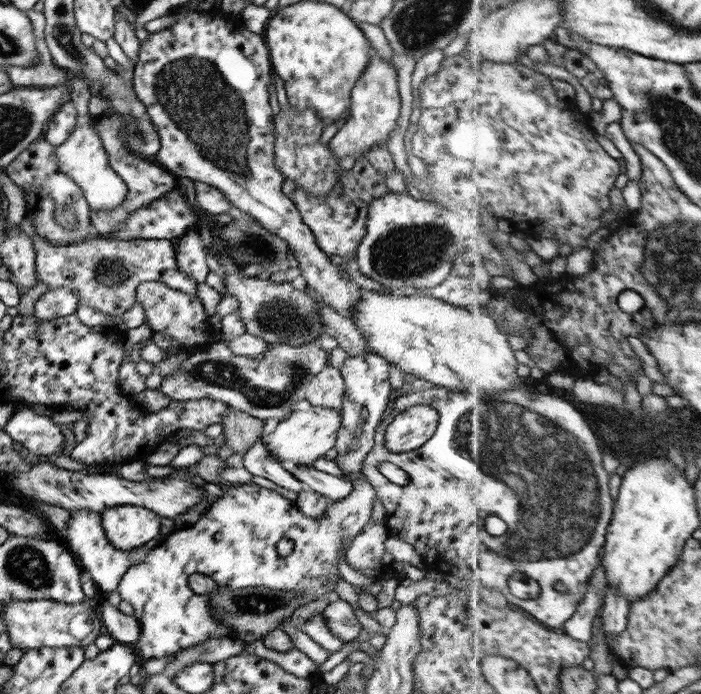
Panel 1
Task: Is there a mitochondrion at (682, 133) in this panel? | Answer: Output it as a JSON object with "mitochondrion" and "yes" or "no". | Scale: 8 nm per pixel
{"mitochondrion":"yes"}

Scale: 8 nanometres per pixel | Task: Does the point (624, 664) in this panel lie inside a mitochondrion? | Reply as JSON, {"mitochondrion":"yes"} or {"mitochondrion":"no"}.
{"mitochondrion":"no"}

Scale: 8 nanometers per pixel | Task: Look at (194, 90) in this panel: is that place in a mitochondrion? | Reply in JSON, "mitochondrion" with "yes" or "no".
{"mitochondrion":"yes"}

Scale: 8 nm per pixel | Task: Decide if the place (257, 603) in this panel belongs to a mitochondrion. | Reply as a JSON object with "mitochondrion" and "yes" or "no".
{"mitochondrion":"yes"}

